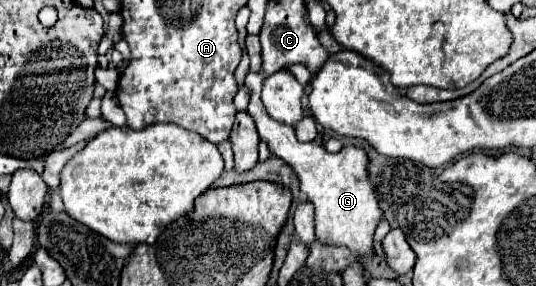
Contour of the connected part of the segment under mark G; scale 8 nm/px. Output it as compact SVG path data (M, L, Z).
M256 72L246 74L244 86L248 86L248 90L250 90L248 114L256 122L260 140L264 140L268 144L270 154L278 156L288 166L292 166L292 170L296 172L296 176L300 180L300 190L314 204L314 208L316 208L316 238L324 246L344 246L358 256L372 258L374 256L372 236L374 236L374 230L378 228L378 224L384 222L384 212L380 210L376 188L372 186L372 182L368 178L366 150L360 146L348 144L348 146L342 146L340 152L332 154L316 142L306 142L306 144L298 142L292 126L284 126L284 124L276 122L264 110L264 104L260 100L262 82L264 82L262 74L256 74Z

